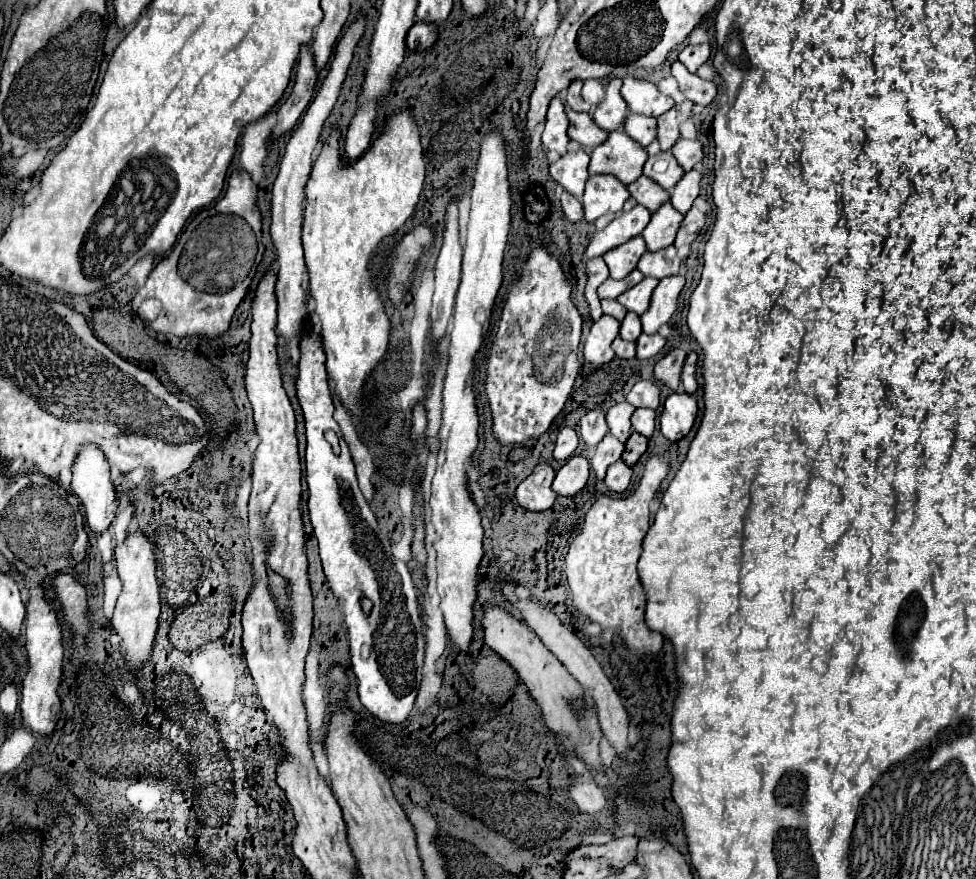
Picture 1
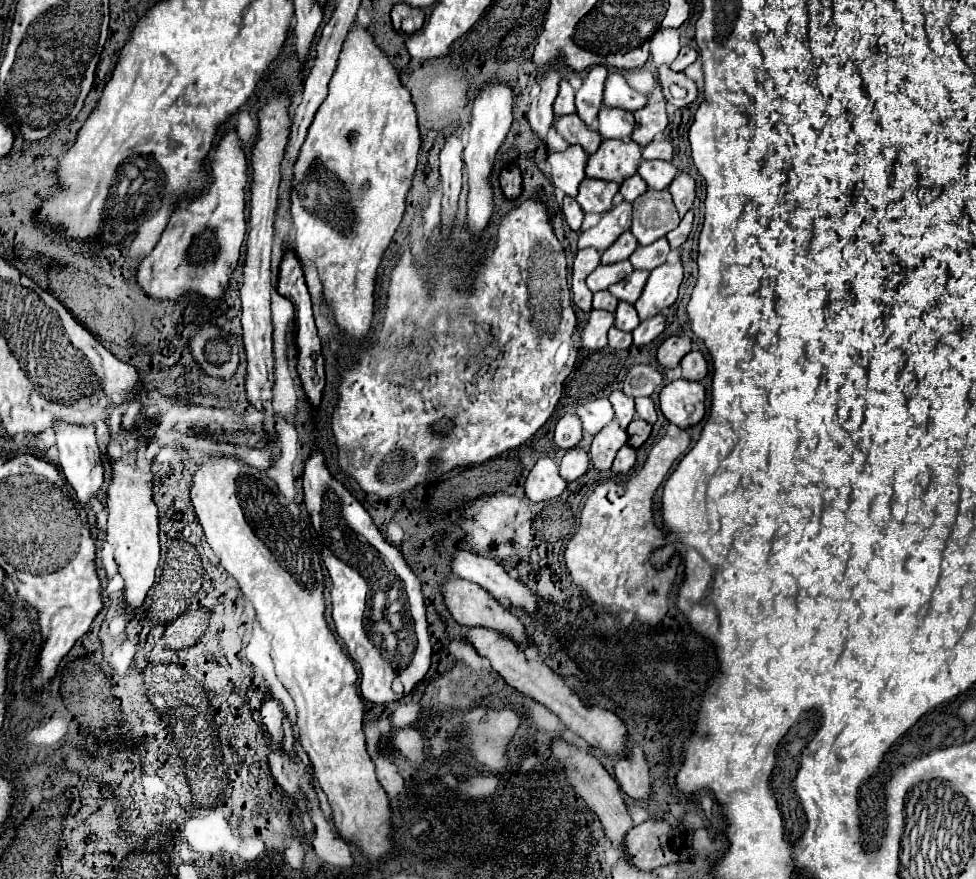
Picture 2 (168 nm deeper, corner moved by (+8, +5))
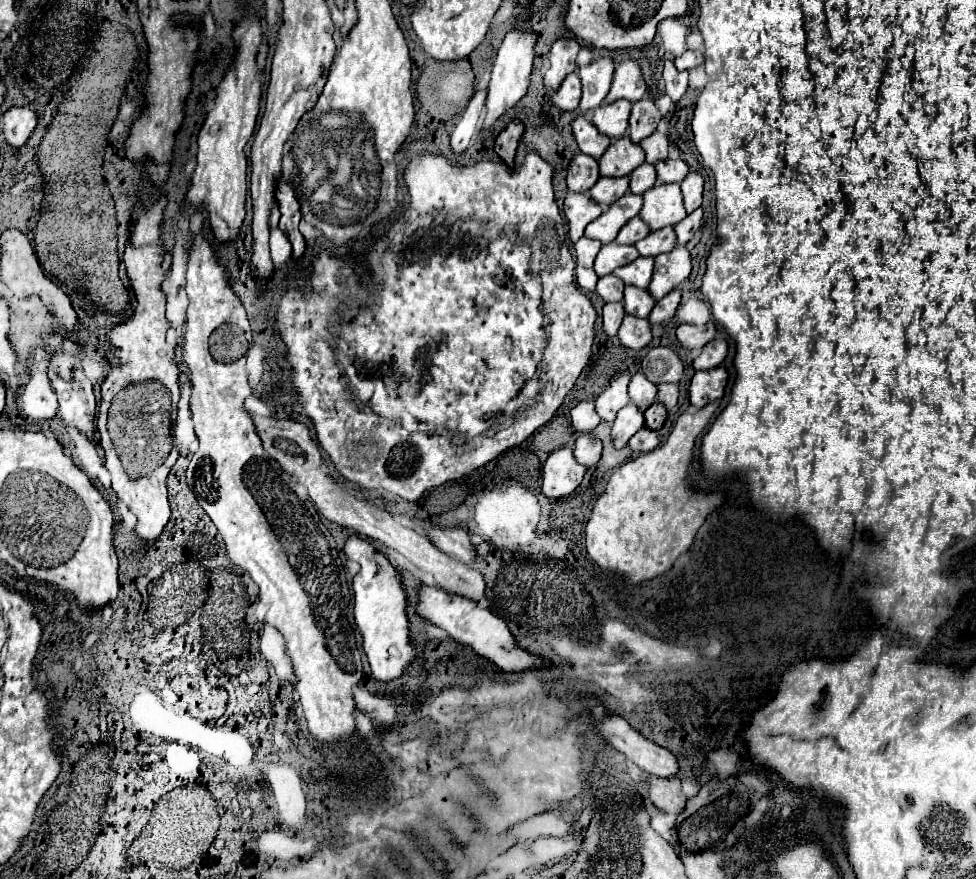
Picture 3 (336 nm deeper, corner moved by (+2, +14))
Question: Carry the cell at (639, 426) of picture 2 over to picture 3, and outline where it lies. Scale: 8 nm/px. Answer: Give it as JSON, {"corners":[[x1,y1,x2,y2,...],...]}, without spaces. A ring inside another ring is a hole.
{"corners":[[654,403,650,405,646,411,644,411,644,419,646,419,646,427,648,429,660,429,664,419,666,419,666,409,660,405,660,403]]}

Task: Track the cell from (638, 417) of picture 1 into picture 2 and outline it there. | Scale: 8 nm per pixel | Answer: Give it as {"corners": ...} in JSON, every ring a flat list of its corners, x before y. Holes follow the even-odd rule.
{"corners":[[636,398,636,412,642,420,654,424,656,422,656,406,652,398]]}

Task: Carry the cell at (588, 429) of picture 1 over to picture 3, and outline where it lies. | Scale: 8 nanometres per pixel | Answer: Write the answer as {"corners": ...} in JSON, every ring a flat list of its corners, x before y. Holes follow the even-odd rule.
{"corners":[[622,375,622,377,614,379,614,381,610,383,610,387,596,399,596,413,600,415,602,421,612,423,614,417,616,417,616,413,618,413,624,405,628,405,628,401,630,401,628,391,626,391,628,379,630,379,628,375]]}

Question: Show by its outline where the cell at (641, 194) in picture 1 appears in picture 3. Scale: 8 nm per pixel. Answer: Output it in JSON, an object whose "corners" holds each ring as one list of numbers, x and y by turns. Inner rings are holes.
{"corners":[[642,163,638,169,634,169,630,173,630,191,632,193,644,193,648,191,650,187,654,187,656,183,656,171,654,171,654,165,650,163]]}

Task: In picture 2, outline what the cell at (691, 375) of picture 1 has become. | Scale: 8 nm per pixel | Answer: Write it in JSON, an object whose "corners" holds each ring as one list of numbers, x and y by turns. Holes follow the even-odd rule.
{"corners":[[692,350,690,354,686,354,680,366,682,366,682,378,686,380,702,380,708,374,708,362,704,354,698,350]]}

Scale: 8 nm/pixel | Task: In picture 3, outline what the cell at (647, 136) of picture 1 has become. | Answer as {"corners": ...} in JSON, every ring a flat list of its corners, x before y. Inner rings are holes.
{"corners":[[614,101,614,103,604,103,594,111,594,125,600,129,600,133,618,139,626,133,628,129,628,117,630,117,630,101]]}

